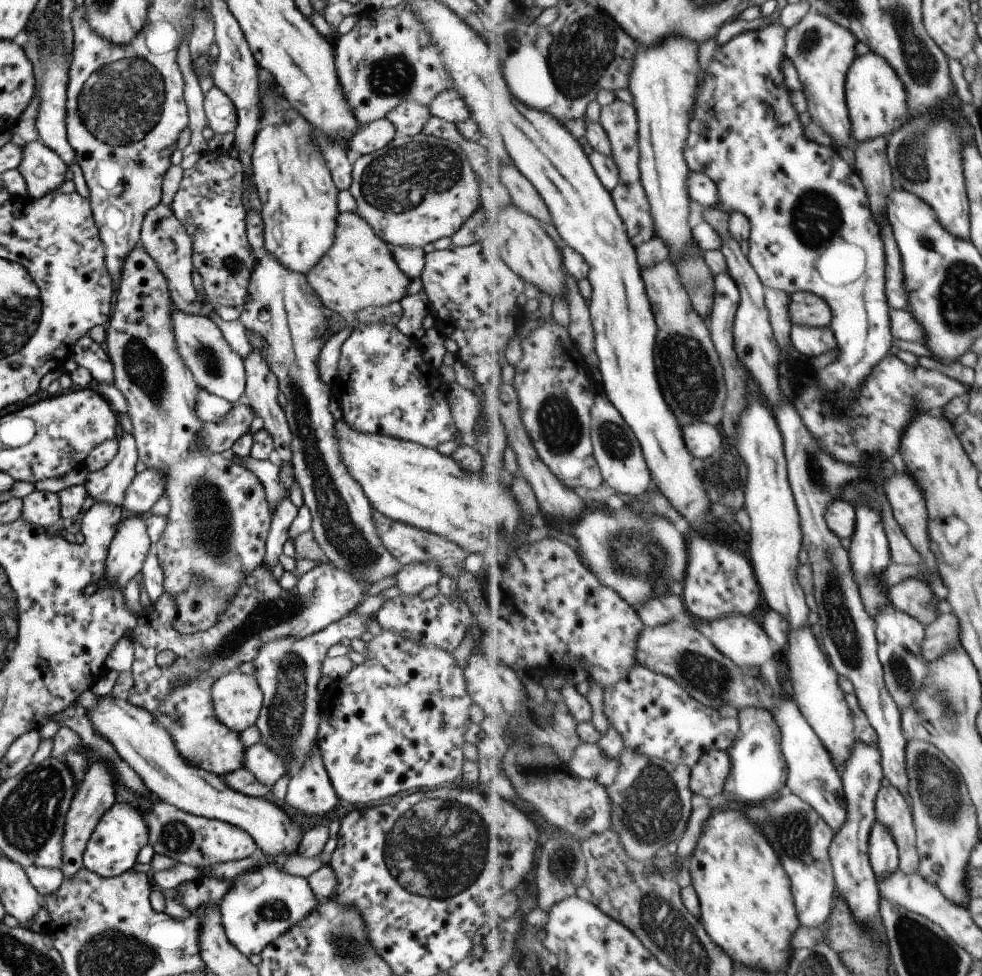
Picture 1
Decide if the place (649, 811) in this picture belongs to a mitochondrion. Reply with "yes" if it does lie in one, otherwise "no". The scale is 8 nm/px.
yes

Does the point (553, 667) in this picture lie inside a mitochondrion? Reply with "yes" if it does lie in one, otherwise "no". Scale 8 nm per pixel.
no

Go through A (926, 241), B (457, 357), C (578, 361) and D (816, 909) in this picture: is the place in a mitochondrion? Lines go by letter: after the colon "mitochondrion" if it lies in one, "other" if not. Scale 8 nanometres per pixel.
A: mitochondrion
B: other
C: other
D: other

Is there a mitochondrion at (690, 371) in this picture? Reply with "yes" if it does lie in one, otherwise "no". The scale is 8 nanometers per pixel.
yes

